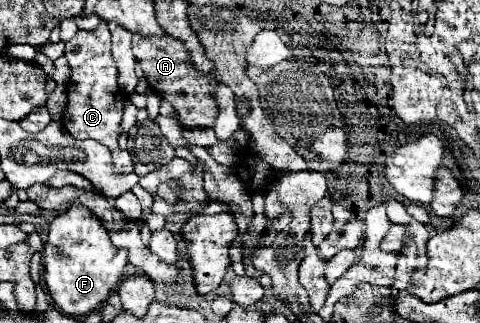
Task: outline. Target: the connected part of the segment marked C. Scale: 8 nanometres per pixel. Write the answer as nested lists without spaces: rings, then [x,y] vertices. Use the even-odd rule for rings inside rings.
[[[101,23],[93,31],[79,31],[65,43],[65,57],[71,67],[71,81],[67,85],[67,105],[63,113],[63,127],[75,139],[95,139],[107,145],[113,153],[117,149],[117,127],[121,125],[125,91],[117,83],[117,67],[111,57],[111,33],[107,23]]]

